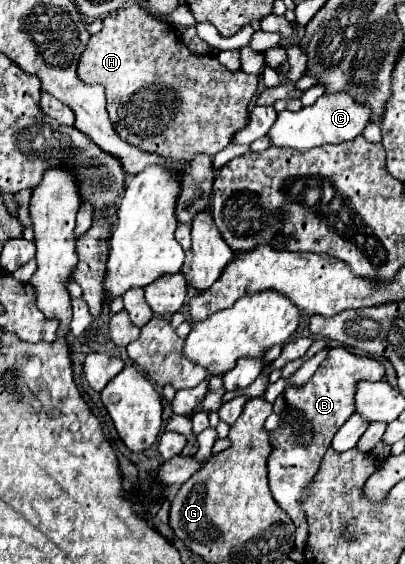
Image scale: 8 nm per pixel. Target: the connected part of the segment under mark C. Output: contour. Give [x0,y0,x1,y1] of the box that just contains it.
[269,92,371,152]

